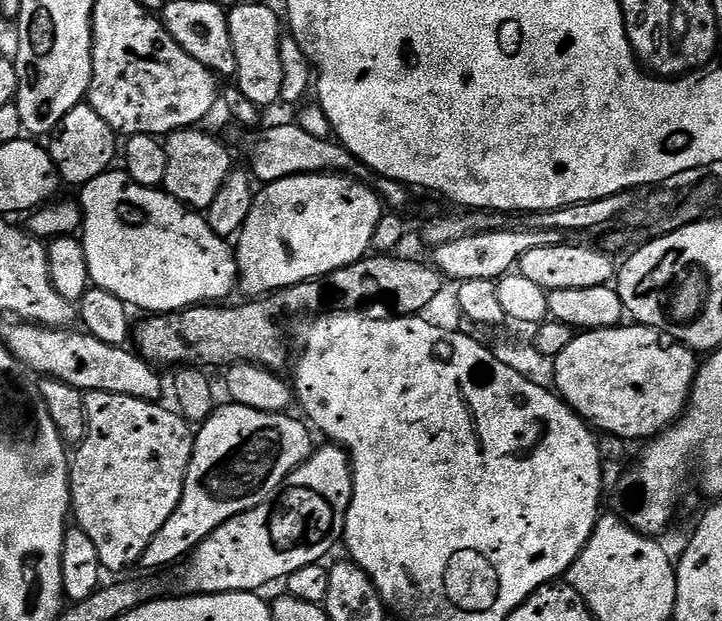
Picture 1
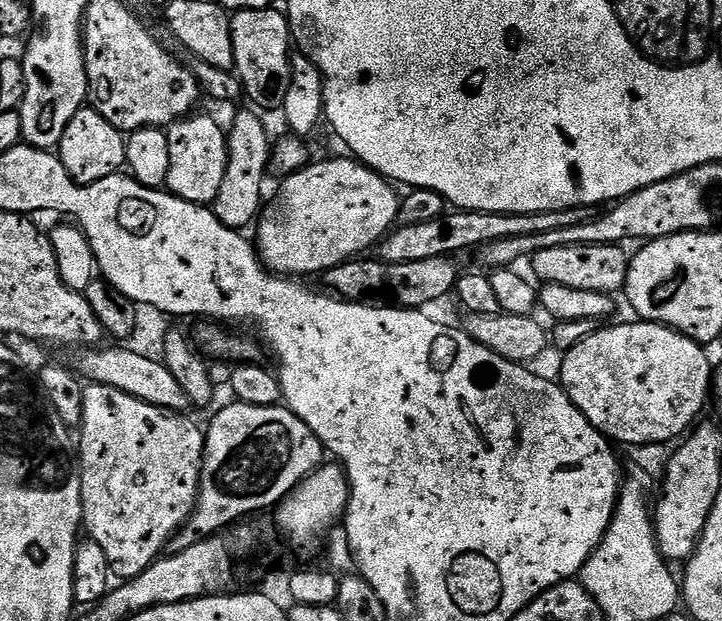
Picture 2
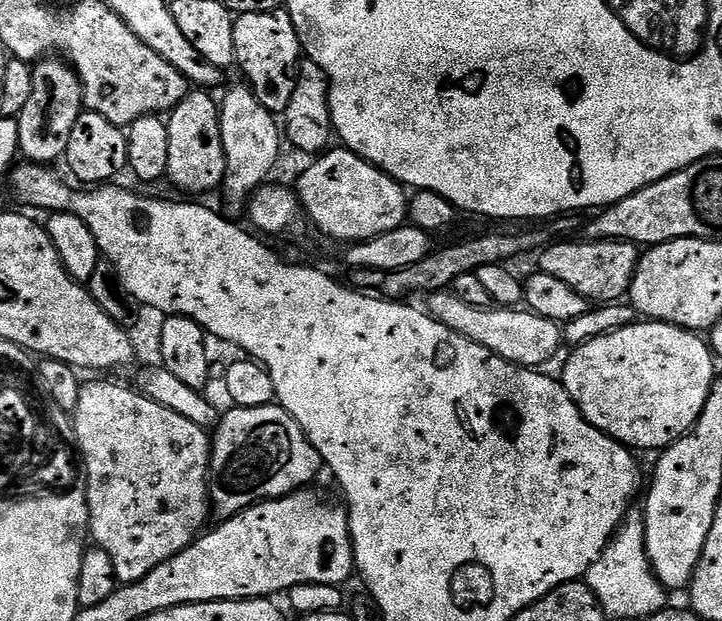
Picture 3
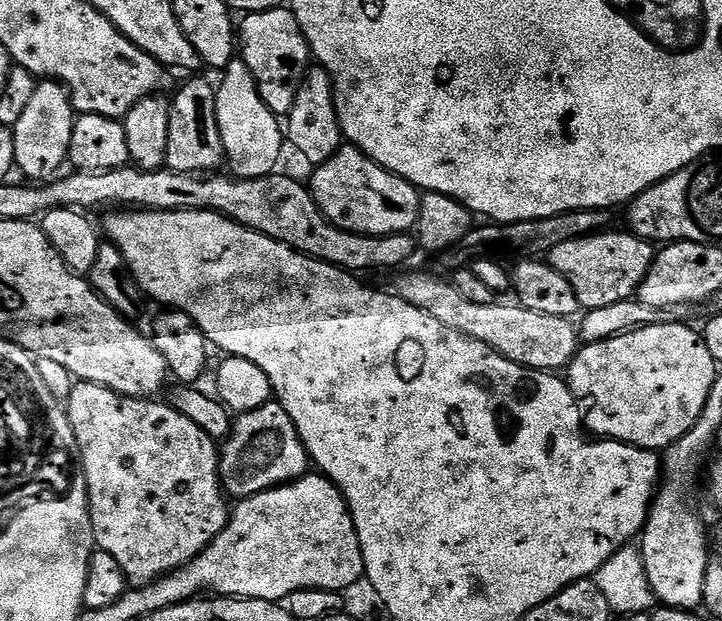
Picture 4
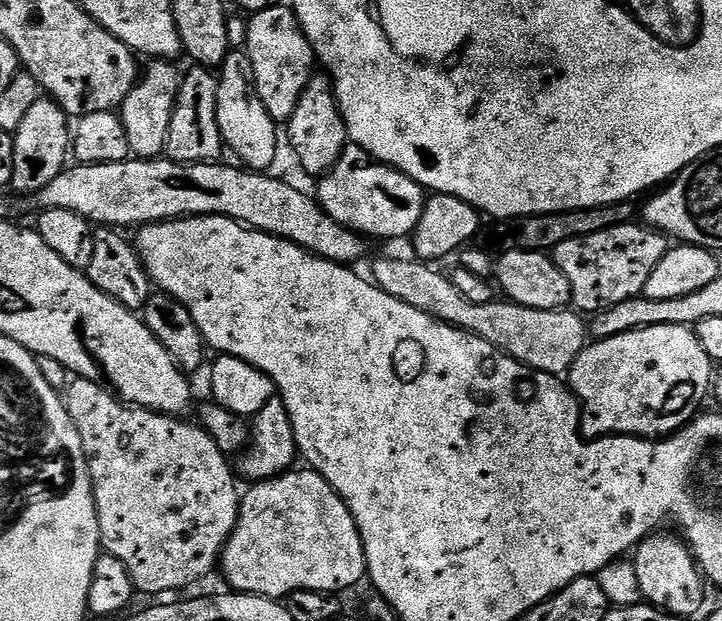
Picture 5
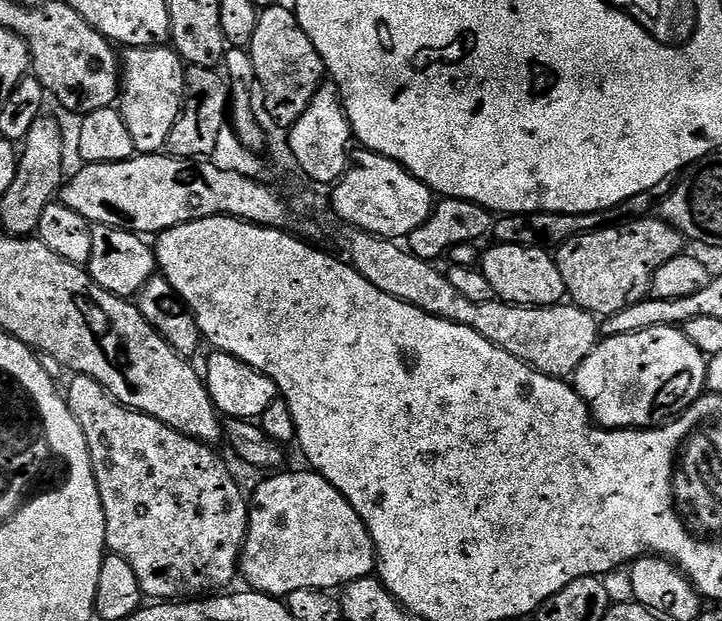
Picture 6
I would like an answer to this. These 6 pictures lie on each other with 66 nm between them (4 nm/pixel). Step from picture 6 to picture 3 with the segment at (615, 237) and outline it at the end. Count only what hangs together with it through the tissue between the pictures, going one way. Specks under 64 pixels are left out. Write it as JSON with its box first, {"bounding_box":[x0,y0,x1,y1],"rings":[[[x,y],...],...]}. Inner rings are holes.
{"bounding_box":[539,240,642,302],"rings":[[[588,240],[584,244],[549,243],[539,253],[539,271],[559,278],[578,290],[589,302],[620,302],[631,293],[632,279],[640,267],[642,252],[635,244],[626,240]]]}

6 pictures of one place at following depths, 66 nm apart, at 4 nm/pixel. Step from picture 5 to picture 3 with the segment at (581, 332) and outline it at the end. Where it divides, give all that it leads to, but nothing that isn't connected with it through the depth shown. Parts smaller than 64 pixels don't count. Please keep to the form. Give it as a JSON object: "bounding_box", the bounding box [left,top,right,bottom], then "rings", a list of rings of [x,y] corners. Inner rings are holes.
{"bounding_box":[427,290,562,369],"rings":[[[445,290],[434,292],[427,297],[427,311],[437,324],[445,324],[450,330],[462,334],[470,342],[478,342],[478,346],[486,346],[498,358],[523,368],[539,369],[556,351],[562,347],[562,328],[555,320],[542,318],[531,310],[521,310],[519,307],[479,308],[469,306],[458,298],[455,292]],[[524,311],[524,312],[520,312]]]}

